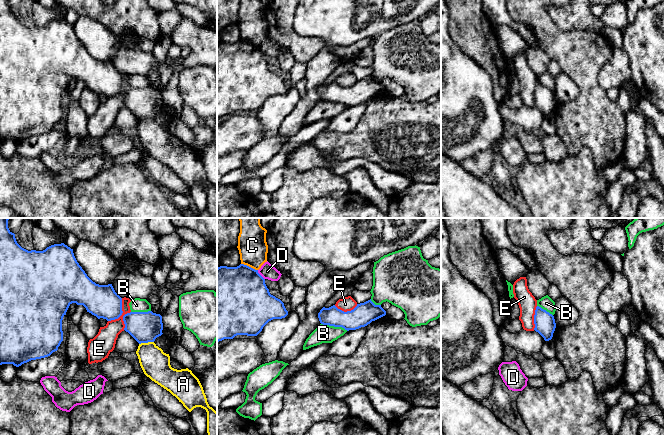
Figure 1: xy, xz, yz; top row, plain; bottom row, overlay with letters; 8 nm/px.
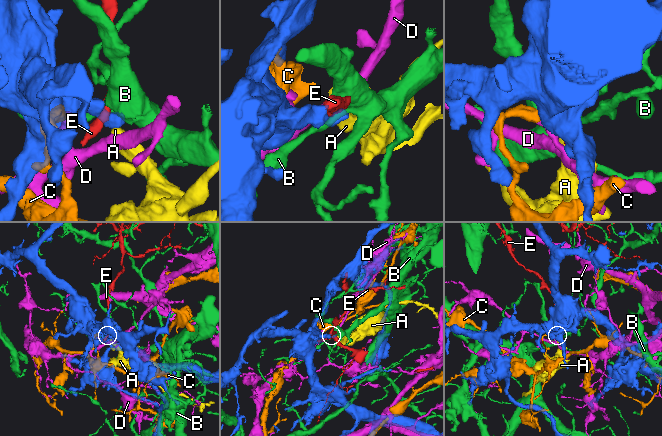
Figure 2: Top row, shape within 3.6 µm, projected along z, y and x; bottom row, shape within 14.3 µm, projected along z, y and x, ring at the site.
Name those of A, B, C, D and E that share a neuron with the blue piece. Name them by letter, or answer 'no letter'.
no letter

